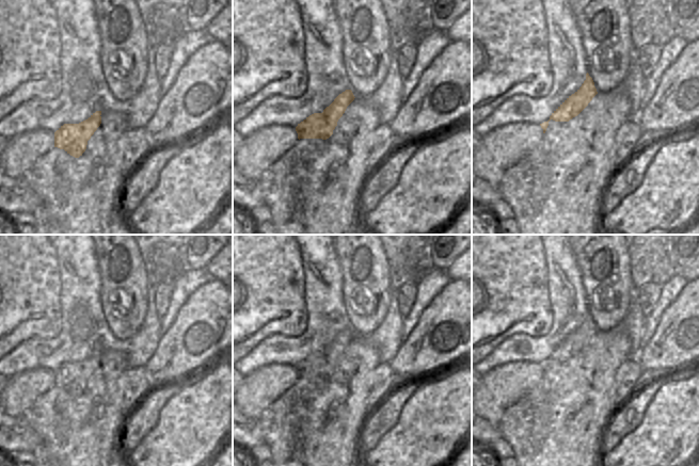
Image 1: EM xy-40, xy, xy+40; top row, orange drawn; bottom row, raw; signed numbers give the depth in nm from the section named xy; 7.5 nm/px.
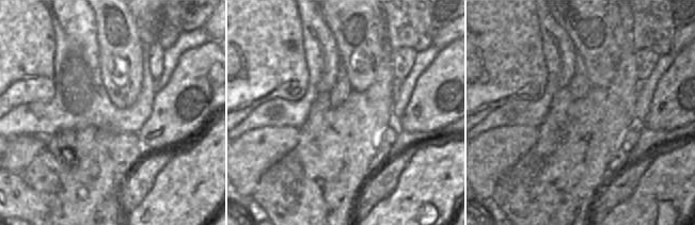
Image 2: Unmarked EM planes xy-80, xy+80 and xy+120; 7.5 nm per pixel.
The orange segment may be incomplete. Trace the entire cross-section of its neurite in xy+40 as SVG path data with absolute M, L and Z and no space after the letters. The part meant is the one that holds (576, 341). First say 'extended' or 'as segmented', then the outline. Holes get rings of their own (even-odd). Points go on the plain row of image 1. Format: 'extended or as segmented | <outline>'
as segmented | M586 312L586 319L582 325L571 335L569 335L550 355L547 360L540 363L545 372L551 358L555 360L569 360L577 355L598 333L594 321L589 312Z

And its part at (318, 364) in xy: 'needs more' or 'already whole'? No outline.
already whole

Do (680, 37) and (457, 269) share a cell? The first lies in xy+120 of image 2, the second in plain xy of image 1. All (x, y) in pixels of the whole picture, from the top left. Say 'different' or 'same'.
same

